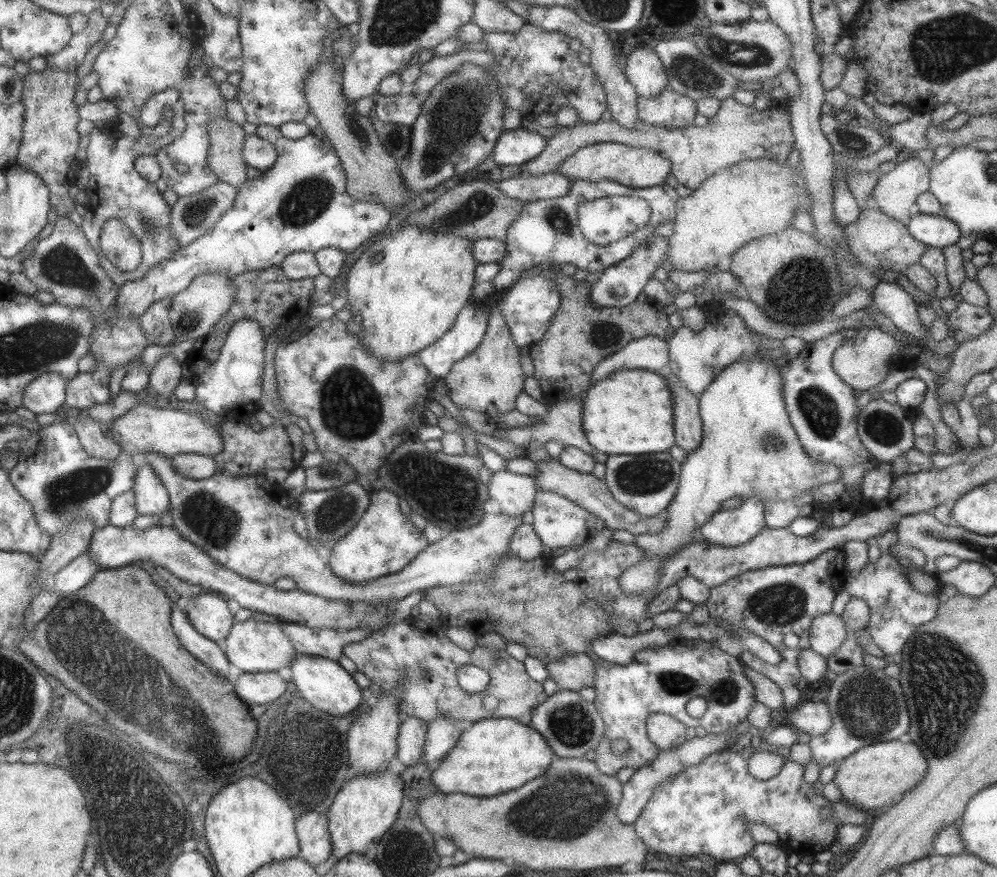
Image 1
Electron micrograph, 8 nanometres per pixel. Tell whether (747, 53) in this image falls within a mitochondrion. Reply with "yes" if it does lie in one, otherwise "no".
yes

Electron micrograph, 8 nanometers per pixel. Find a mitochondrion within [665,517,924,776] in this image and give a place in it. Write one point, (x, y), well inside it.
(868, 706)

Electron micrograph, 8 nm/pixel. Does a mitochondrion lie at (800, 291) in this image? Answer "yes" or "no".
yes

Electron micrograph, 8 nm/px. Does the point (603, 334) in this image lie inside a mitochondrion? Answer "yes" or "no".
yes

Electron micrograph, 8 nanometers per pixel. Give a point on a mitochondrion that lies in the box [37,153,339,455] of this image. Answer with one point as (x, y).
(62, 265)

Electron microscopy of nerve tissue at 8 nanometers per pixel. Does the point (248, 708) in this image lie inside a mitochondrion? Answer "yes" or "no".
no

